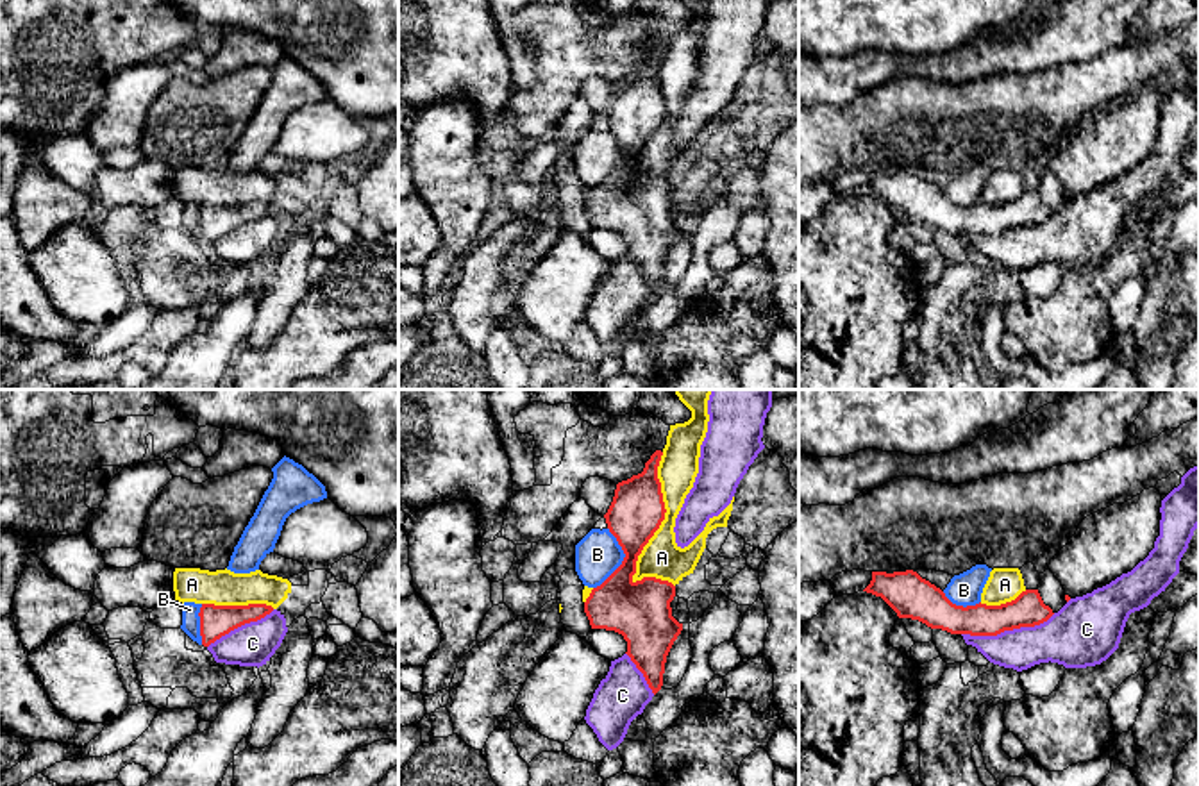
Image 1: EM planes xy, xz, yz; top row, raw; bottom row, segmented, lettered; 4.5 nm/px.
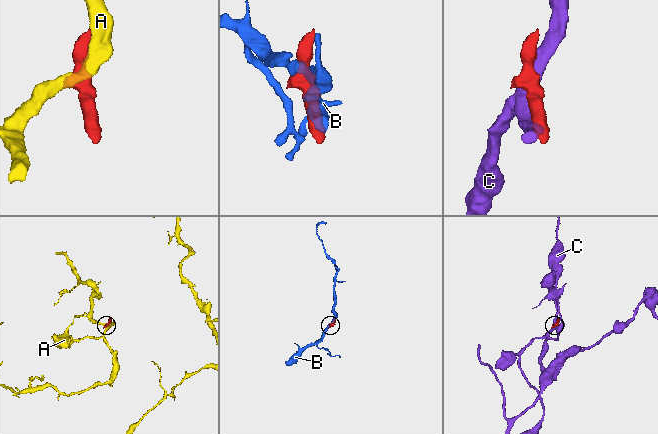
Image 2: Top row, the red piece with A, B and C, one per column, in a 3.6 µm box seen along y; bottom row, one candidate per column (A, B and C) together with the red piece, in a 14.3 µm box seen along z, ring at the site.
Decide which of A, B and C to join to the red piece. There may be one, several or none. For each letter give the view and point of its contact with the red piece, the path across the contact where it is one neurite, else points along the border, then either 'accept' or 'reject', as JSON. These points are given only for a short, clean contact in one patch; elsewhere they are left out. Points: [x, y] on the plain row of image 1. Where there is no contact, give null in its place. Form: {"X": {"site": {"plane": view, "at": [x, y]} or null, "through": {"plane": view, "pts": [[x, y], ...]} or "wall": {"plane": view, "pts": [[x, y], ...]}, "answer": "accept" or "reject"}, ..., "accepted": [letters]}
{"A": {"site": {"plane": "xz", "at": [653, 134]}, "answer": "reject"}, "B": {"site": {"plane": "xz", "at": [624, 159]}, "wall": {"plane": "xz", "pts": [[608, 127], [624, 159], [594, 188]]}, "answer": "reject"}, "C": {"site": {"plane": "yz", "at": [1008, 229]}, "answer": "reject"}, "accepted": []}

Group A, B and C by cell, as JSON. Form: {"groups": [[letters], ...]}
{"groups": [["A"], ["B"], ["C"]]}

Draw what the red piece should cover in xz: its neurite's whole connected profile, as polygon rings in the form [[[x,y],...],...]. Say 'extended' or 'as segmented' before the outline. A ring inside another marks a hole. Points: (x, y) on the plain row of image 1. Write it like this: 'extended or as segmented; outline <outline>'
as segmented; outline [[[656,50],[641,73],[616,84],[613,102],[604,114],[609,132],[625,157],[622,164],[584,202],[591,229],[615,230],[627,241],[627,255],[643,273],[656,295],[663,286],[667,255],[683,230],[672,216],[675,186],[656,177],[633,180],[643,146],[665,120],[665,102]]]

